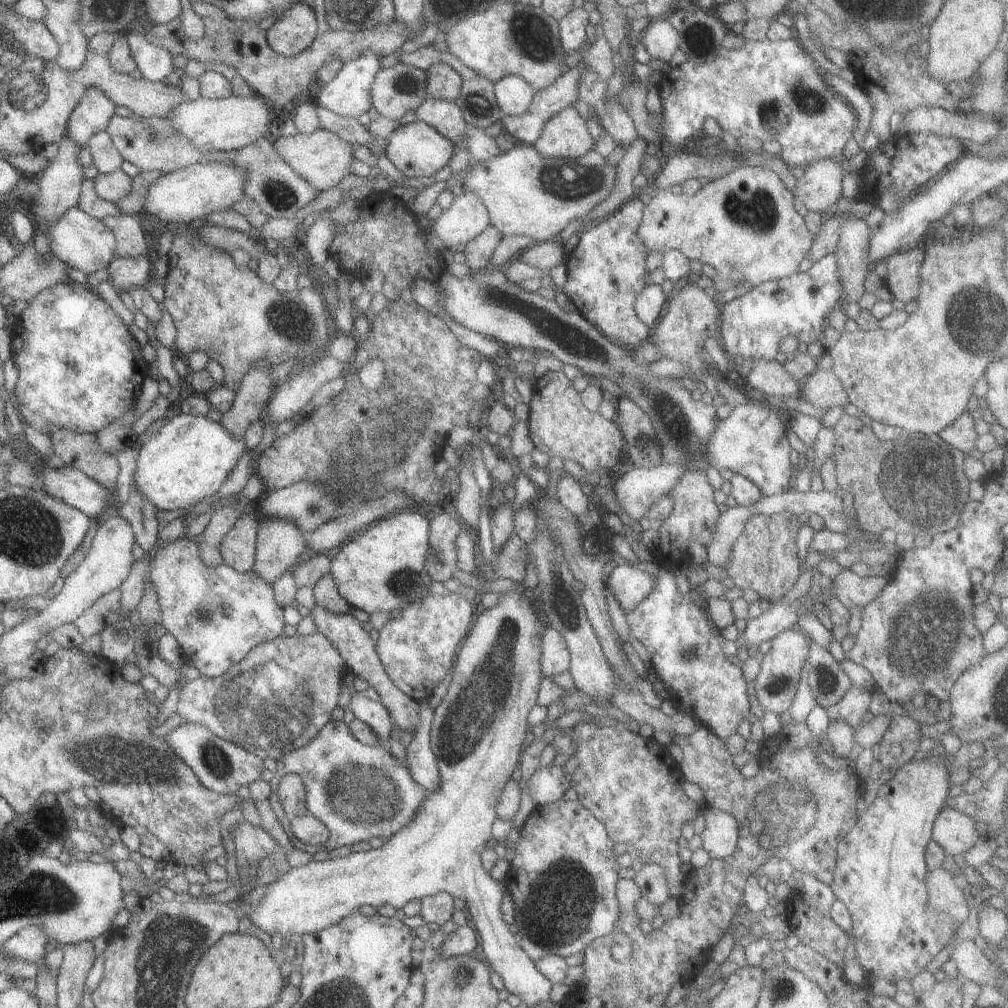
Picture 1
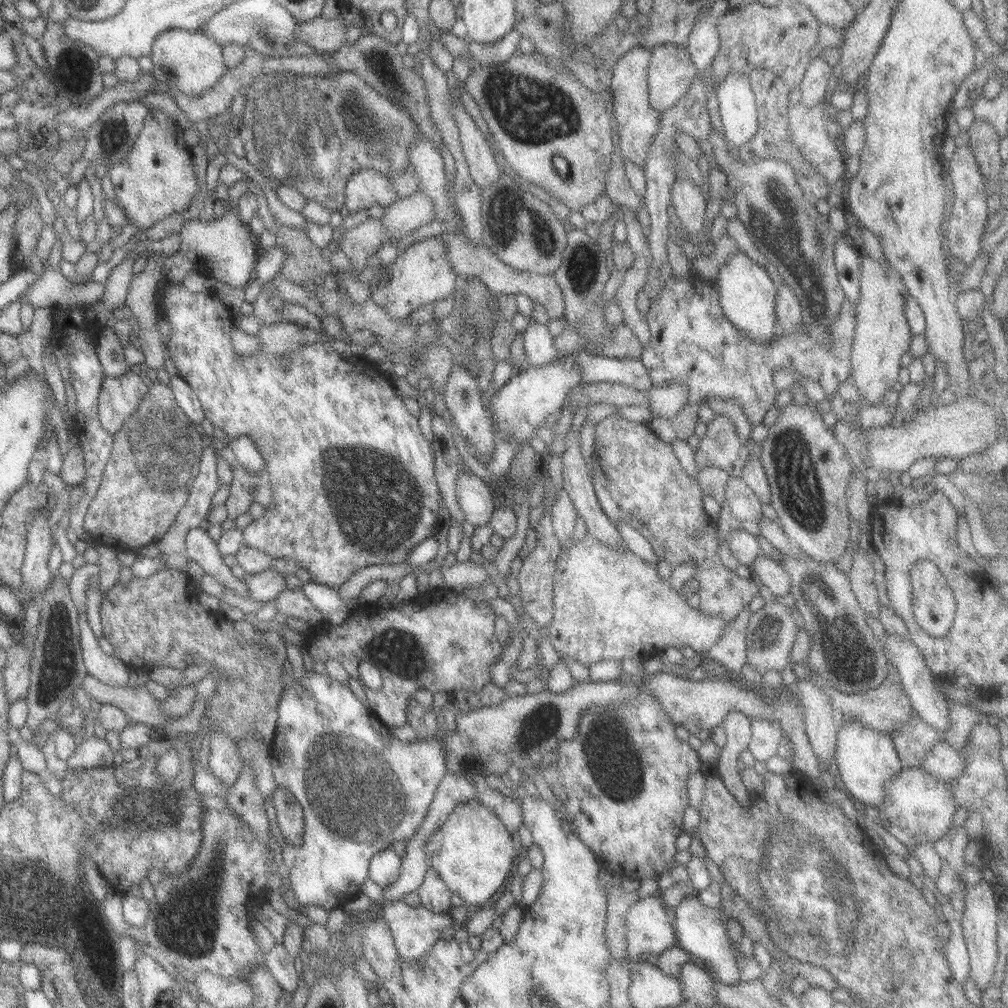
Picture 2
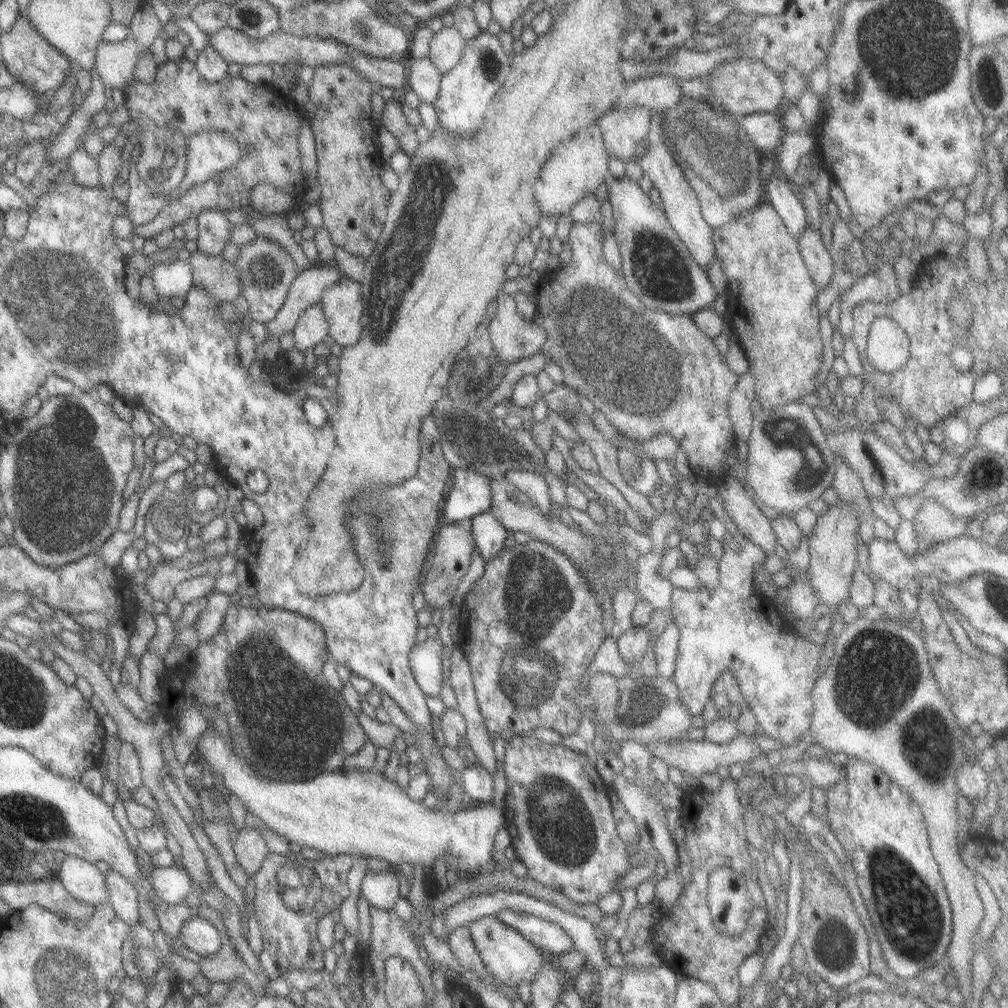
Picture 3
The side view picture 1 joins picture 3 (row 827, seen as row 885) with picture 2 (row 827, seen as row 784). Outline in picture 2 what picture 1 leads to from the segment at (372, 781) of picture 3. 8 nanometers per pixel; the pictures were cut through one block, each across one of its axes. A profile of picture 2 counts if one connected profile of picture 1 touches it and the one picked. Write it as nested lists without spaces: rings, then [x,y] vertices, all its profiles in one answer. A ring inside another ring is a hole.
[[[471,800],[455,806],[443,824],[424,840],[424,855],[427,867],[435,871],[435,875],[443,882],[449,893],[455,894],[465,906],[482,906],[506,882],[515,858],[515,849],[510,832],[495,816],[495,813],[485,808],[477,800]]]

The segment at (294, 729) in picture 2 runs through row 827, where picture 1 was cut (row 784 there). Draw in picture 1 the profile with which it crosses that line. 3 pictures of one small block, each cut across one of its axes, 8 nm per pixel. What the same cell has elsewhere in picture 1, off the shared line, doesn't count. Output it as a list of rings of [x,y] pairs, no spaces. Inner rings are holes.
[[[334,719],[321,726],[305,746],[279,756],[268,783],[275,788],[283,776],[291,773],[302,780],[309,814],[328,830],[327,840],[321,846],[291,842],[293,848],[311,855],[323,850],[334,853],[340,846],[349,847],[376,836],[386,841],[399,828],[407,826],[425,796],[429,796],[429,791],[411,780],[404,762],[395,760],[379,744],[367,746],[355,740],[346,724]]]

